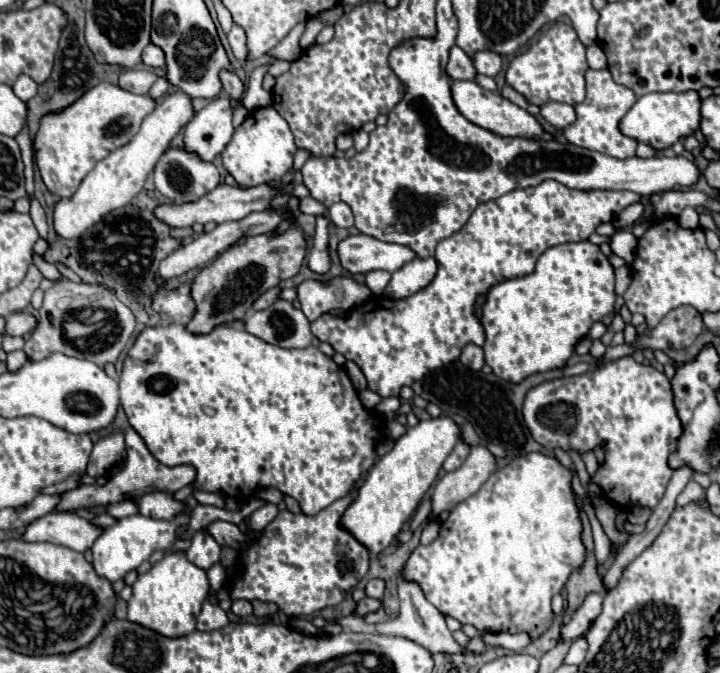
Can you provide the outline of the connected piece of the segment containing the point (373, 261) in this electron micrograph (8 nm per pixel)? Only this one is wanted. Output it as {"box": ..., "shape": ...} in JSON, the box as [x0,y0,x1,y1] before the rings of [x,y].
{"box":[338,234,416,274],"shape":[[[358,234],[340,242],[338,258],[342,268],[350,274],[366,274],[372,270],[396,272],[404,264],[412,262],[416,252],[402,244],[390,244],[366,234]]]}

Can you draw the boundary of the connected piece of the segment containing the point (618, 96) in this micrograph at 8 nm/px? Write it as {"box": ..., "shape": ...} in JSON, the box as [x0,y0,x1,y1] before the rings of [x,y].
{"box":[562,70,638,158],"shape":[[[588,70],[586,72],[586,100],[576,104],[576,120],[568,128],[562,130],[566,140],[574,146],[596,150],[614,158],[632,158],[636,156],[638,142],[634,138],[626,138],[618,124],[624,118],[624,114],[630,110],[630,102],[636,102],[636,96],[630,88],[616,84],[608,70]]]}

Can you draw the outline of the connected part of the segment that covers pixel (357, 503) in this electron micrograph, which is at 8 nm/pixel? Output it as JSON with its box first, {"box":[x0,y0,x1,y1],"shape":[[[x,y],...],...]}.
{"box":[342,416,460,556],"shape":[[[438,416],[420,420],[414,428],[408,428],[396,442],[394,448],[376,460],[368,470],[358,498],[348,506],[342,516],[342,526],[362,542],[372,556],[378,556],[388,548],[408,518],[416,512],[428,488],[434,484],[438,470],[442,468],[446,456],[452,452],[460,440],[460,426],[450,416]]]}

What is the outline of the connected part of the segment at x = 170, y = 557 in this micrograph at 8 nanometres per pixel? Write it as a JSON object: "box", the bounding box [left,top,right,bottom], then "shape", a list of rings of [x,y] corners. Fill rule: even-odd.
{"box":[128,550,210,636],"shape":[[[166,550],[164,558],[156,562],[146,574],[140,574],[132,586],[132,598],[128,600],[128,620],[156,630],[164,636],[186,636],[196,630],[196,616],[202,602],[210,594],[206,570],[190,564],[186,552]]]}

